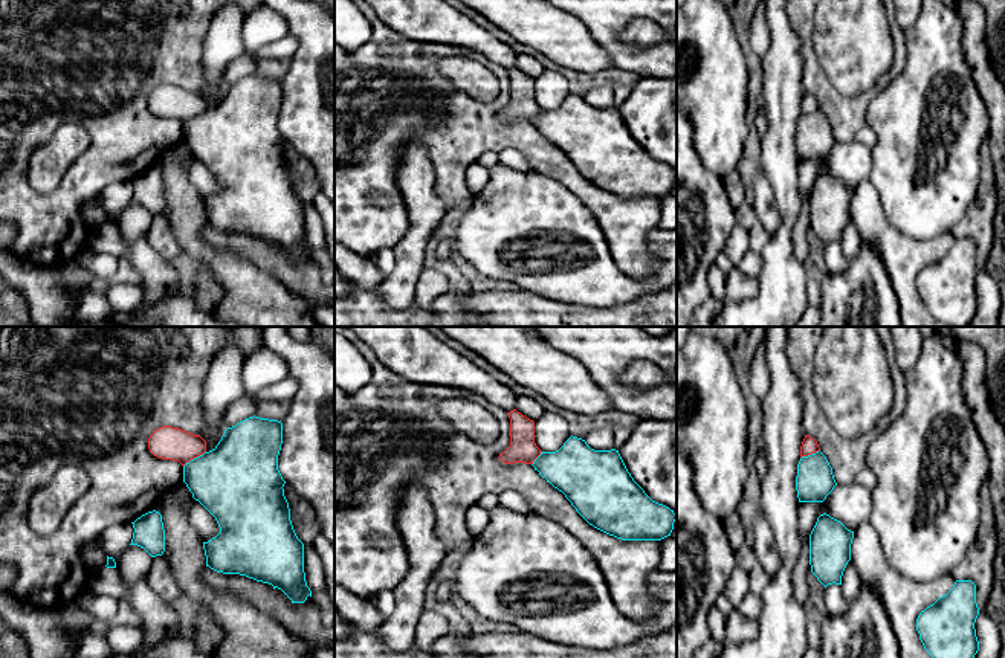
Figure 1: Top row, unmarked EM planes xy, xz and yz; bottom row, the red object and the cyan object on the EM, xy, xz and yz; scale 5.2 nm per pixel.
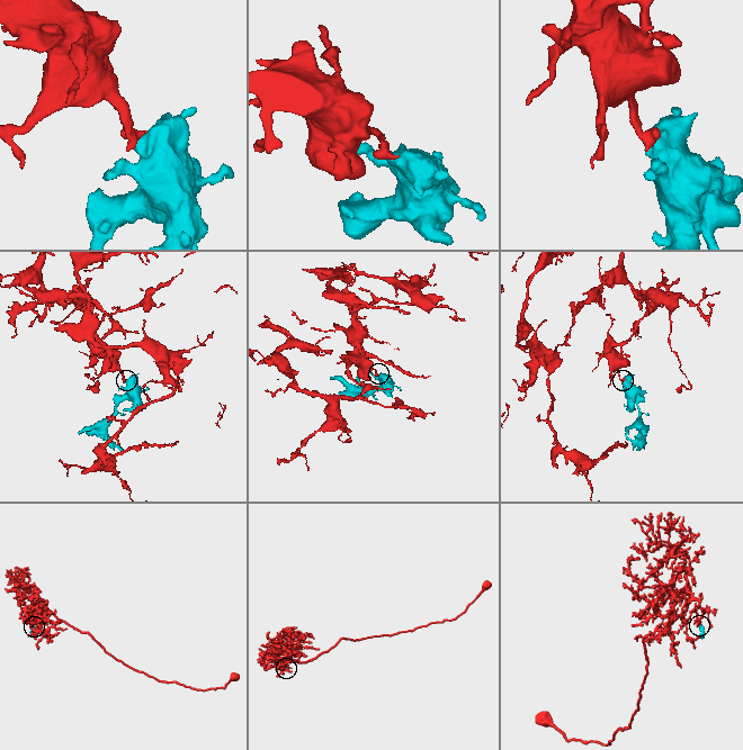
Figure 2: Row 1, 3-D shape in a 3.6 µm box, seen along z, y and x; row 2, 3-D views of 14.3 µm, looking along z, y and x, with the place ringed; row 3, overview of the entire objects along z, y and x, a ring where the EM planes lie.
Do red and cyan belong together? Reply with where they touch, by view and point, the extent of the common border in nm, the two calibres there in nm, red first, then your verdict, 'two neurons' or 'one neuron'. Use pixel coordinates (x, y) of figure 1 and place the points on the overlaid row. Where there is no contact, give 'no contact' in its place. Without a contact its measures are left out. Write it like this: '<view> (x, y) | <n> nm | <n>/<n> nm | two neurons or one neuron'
xy (194, 457) | 150 nm | 180/400 nm | two neurons

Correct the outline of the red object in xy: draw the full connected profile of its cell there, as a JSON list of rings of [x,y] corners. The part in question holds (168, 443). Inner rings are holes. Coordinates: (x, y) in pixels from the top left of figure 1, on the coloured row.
[[[162,426],[150,435],[148,449],[157,458],[185,466],[206,452],[206,441],[179,427]]]

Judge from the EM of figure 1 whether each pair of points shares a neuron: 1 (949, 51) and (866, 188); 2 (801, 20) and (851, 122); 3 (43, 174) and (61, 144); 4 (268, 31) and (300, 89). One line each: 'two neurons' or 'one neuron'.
1: two neurons
2: one neuron
3: one neuron
4: two neurons

